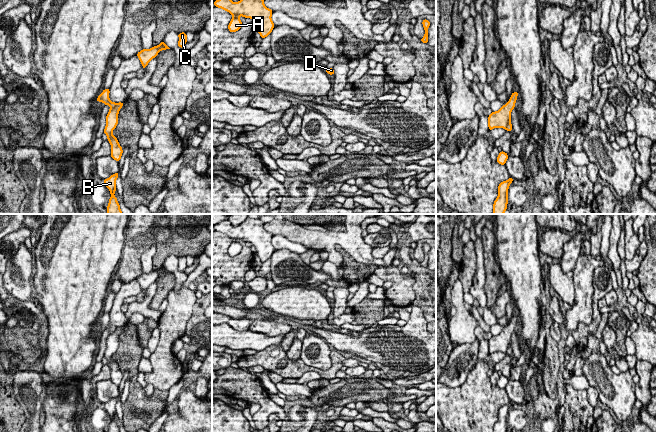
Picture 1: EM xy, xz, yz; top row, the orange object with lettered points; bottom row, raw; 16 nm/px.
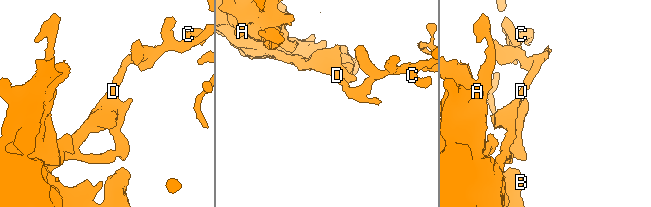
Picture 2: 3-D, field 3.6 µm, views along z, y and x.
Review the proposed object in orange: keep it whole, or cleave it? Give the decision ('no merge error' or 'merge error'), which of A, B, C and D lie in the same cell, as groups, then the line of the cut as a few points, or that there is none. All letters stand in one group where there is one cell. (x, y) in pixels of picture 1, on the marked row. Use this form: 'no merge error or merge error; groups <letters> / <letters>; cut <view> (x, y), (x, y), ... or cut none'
no merge error; groups A B C D; cut none

